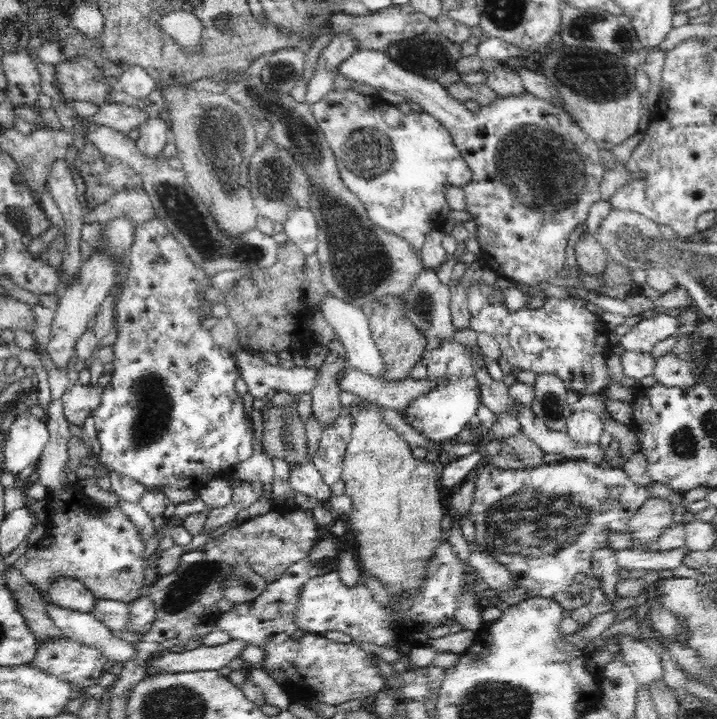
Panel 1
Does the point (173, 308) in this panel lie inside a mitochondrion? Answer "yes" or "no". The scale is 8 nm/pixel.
no

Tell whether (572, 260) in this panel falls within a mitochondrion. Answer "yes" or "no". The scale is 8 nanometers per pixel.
no

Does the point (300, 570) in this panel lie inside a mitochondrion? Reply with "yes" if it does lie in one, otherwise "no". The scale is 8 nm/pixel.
no

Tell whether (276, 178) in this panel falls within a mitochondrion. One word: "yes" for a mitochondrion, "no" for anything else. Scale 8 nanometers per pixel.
yes

